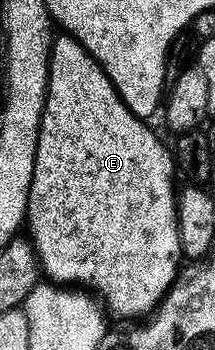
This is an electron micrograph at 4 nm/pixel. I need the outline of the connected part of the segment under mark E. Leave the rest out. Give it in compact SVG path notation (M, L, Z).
M58 33L53 36L50 45L50 68L48 69L47 95L44 101L43 117L39 127L39 141L36 145L34 176L31 179L30 196L27 198L25 226L30 226L28 239L33 244L34 251L40 260L40 267L46 271L51 280L58 285L77 285L89 289L95 296L102 295L101 302L105 310L122 319L134 319L137 315L145 316L153 312L162 296L173 283L176 274L174 254L181 252L180 237L178 236L177 209L175 207L176 164L171 148L162 144L162 139L150 128L151 124L144 119L137 119L130 112L128 105L118 95L118 90L104 73L104 69L90 56L88 49L80 45L71 35Z

